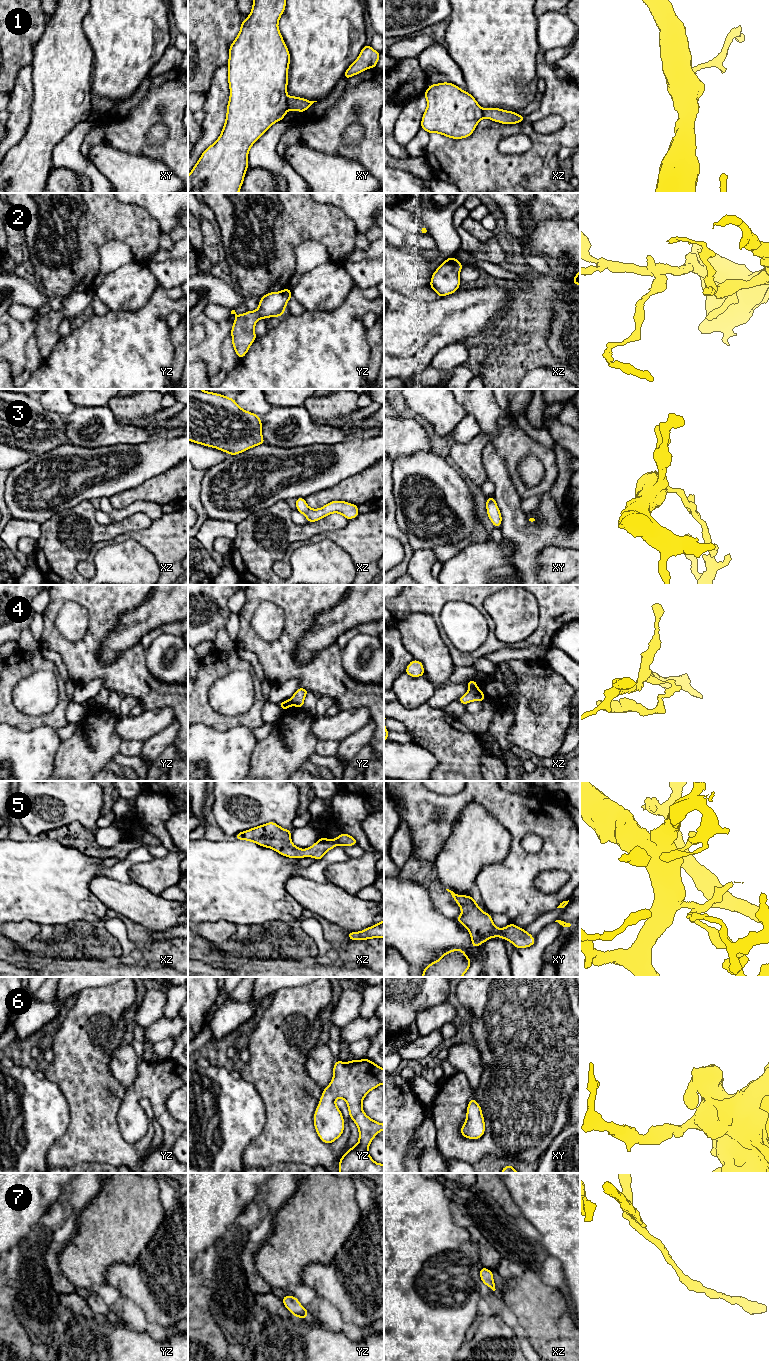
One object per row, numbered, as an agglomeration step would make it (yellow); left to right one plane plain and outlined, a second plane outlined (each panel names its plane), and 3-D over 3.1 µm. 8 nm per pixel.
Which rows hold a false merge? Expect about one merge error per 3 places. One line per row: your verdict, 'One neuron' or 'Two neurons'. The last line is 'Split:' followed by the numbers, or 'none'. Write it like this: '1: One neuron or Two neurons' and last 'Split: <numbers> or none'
1: Two neurons
2: Two neurons
3: One neuron
4: Two neurons
5: One neuron
6: One neuron
7: One neuron
Split: 1, 2, 4

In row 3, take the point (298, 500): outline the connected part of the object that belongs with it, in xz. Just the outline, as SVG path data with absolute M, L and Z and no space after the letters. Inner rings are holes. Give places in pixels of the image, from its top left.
M301 497L296 498L296 509L307 518L309 523L319 521L332 513L339 513L348 520L360 514L357 505L346 501L331 501L319 509L311 509L306 504L305 498Z

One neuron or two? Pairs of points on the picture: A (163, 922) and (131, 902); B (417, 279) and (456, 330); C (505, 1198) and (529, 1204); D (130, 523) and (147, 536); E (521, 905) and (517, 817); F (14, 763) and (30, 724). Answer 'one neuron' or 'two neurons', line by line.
A: one neuron
B: two neurons
C: two neurons
D: two neurons
E: one neuron
F: two neurons

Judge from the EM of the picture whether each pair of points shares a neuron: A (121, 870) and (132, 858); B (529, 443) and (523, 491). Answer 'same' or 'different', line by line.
A: same
B: same

